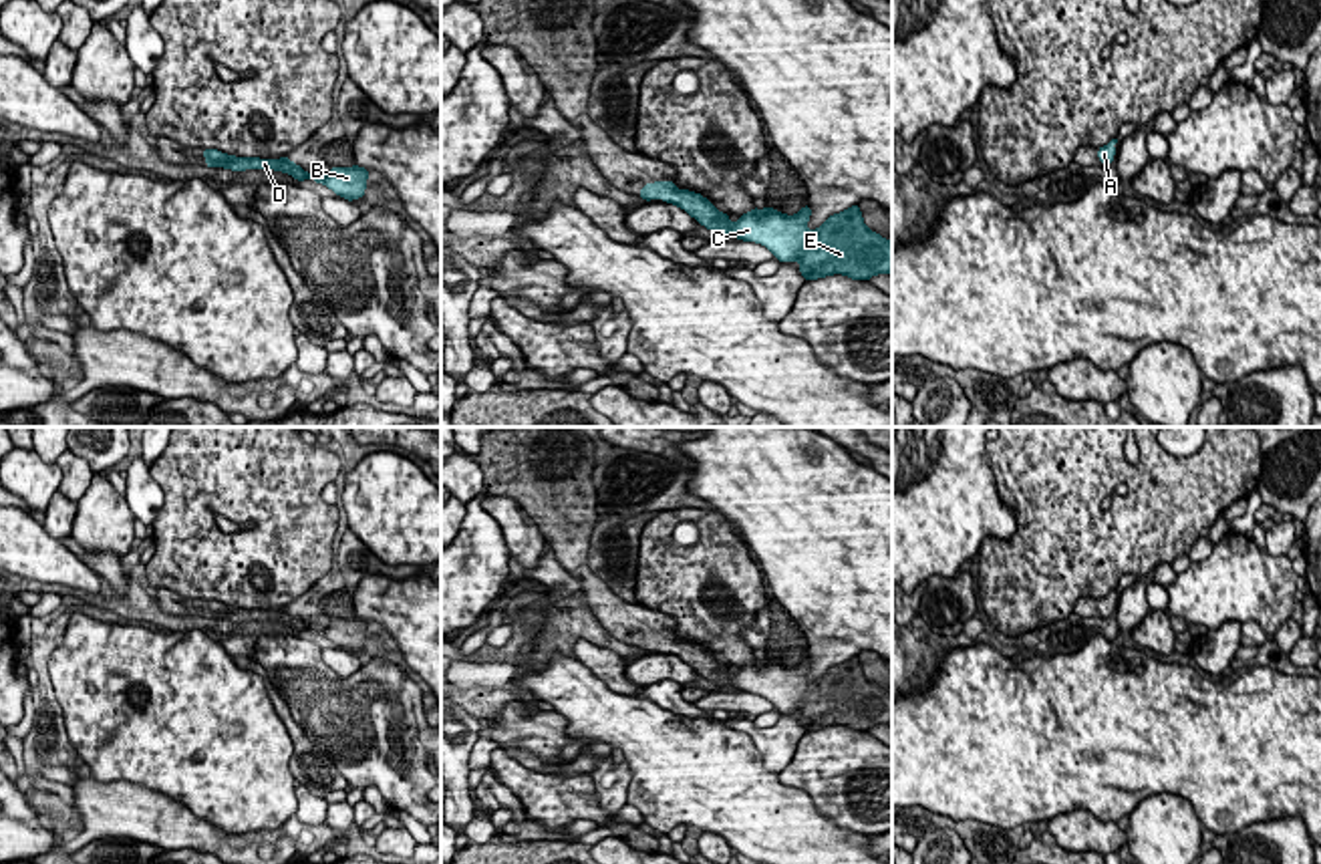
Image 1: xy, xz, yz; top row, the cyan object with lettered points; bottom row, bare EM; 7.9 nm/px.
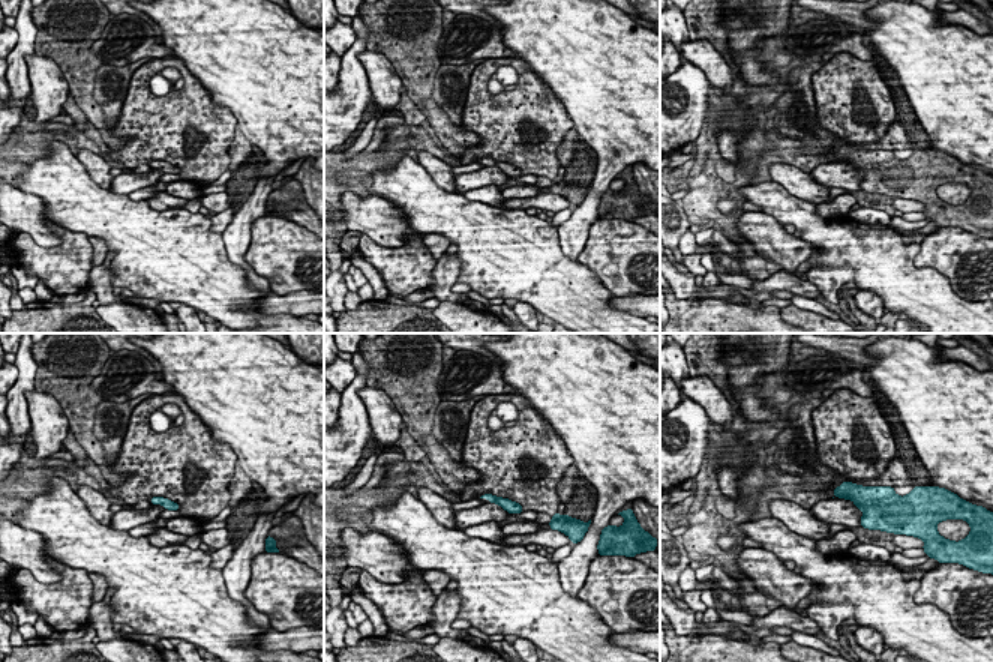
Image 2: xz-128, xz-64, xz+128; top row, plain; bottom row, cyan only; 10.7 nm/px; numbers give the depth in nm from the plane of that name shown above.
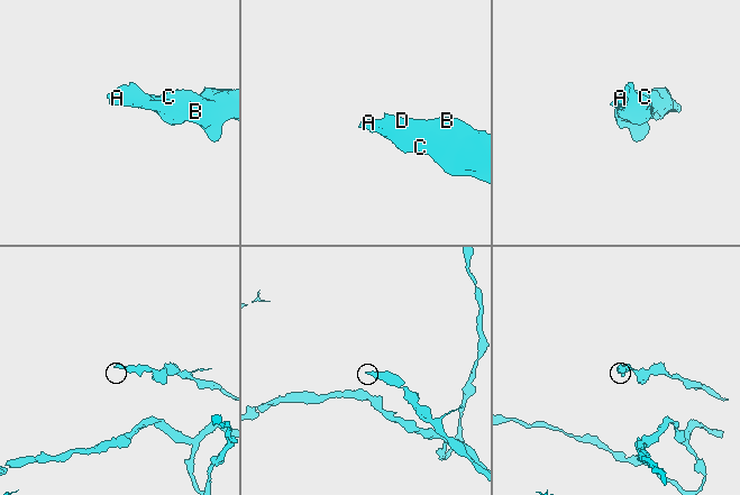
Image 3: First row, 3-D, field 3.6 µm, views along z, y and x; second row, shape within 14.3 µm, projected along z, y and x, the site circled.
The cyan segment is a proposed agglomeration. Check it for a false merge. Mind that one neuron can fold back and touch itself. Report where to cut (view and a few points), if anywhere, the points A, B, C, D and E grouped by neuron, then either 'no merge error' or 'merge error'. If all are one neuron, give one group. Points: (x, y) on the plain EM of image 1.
cut none; groups A B C D E; no merge error

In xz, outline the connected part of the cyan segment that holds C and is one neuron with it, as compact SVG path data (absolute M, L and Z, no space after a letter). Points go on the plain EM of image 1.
M673 632L646 634L638 646L679 657L717 689L757 693L779 713L795 711L805 731L844 725L868 733L876 725L892 725L892 693L866 679L860 657L830 667L818 681L808 681L810 655L795 667L775 663L771 657L753 659L731 675L731 665L721 665L707 649L679 640Z

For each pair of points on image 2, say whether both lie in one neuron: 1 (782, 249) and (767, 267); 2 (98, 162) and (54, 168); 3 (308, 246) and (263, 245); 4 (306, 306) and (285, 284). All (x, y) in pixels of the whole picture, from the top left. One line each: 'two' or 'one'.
1: two
2: two
3: one
4: two

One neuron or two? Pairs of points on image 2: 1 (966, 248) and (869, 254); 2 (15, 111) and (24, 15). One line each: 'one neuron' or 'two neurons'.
1: two neurons
2: one neuron

